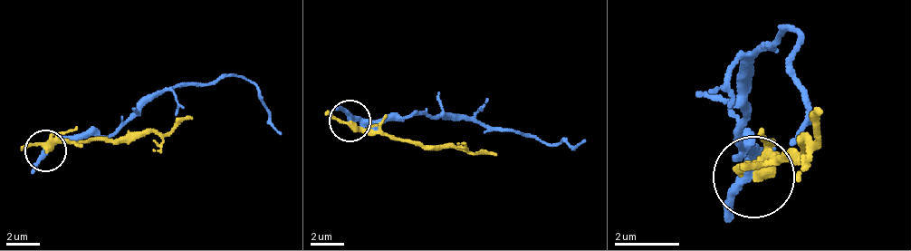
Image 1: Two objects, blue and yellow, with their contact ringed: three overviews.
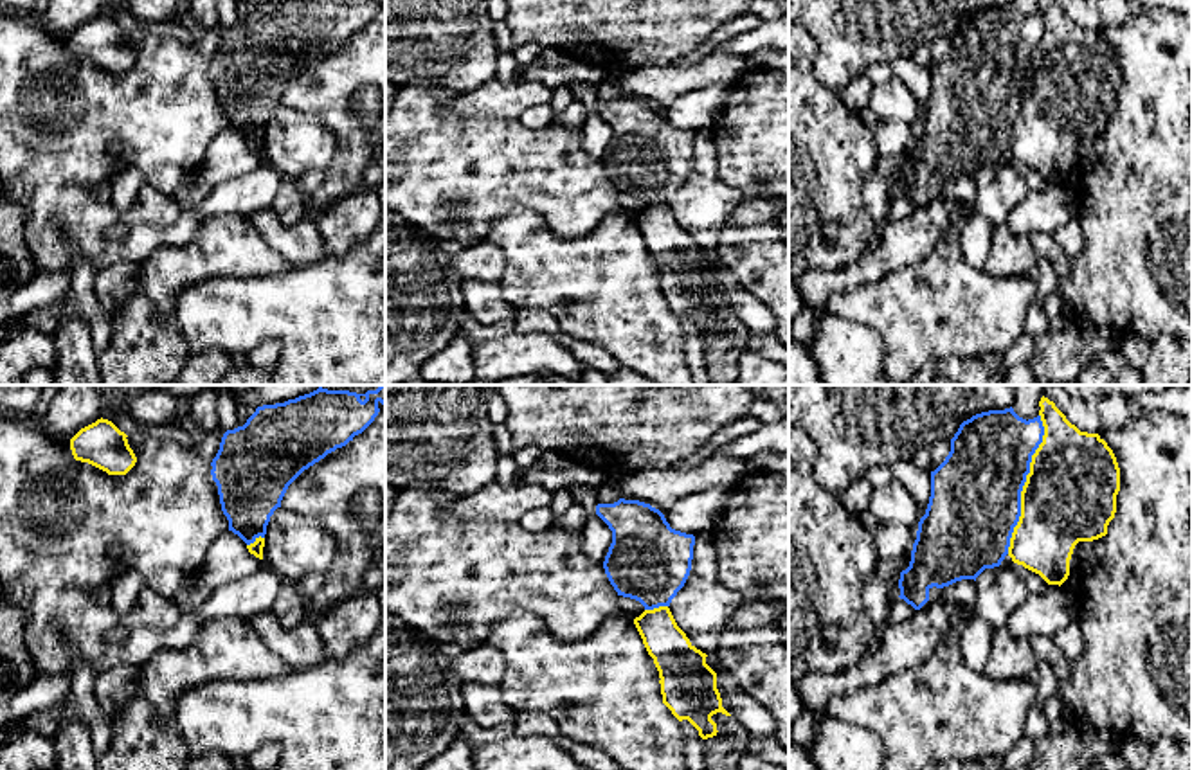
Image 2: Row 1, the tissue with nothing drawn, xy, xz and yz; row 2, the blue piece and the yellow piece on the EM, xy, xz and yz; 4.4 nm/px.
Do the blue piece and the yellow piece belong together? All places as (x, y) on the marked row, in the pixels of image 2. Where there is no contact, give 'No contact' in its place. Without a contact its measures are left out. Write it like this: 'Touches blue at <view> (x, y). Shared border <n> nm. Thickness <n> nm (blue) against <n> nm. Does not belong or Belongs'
Touches blue at yz (1023, 484). Shared border 650 nm. Thickness 400 nm (blue) against 420 nm. Does not belong

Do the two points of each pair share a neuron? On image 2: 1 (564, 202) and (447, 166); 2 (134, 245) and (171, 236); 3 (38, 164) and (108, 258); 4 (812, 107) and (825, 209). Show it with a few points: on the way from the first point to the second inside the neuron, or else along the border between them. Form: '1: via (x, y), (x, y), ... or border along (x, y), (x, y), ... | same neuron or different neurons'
1: via (535, 177), (476, 177) | same neuron
2: via (143, 240), (162, 236) | same neuron
3: border along (108, 241), (87, 259) | different neurons
4: via (812, 132), (812, 184) | same neuron

